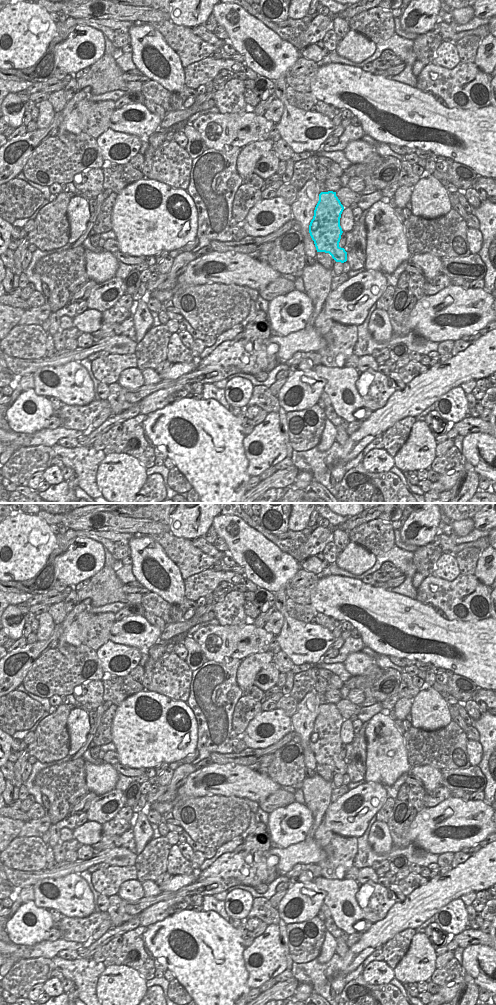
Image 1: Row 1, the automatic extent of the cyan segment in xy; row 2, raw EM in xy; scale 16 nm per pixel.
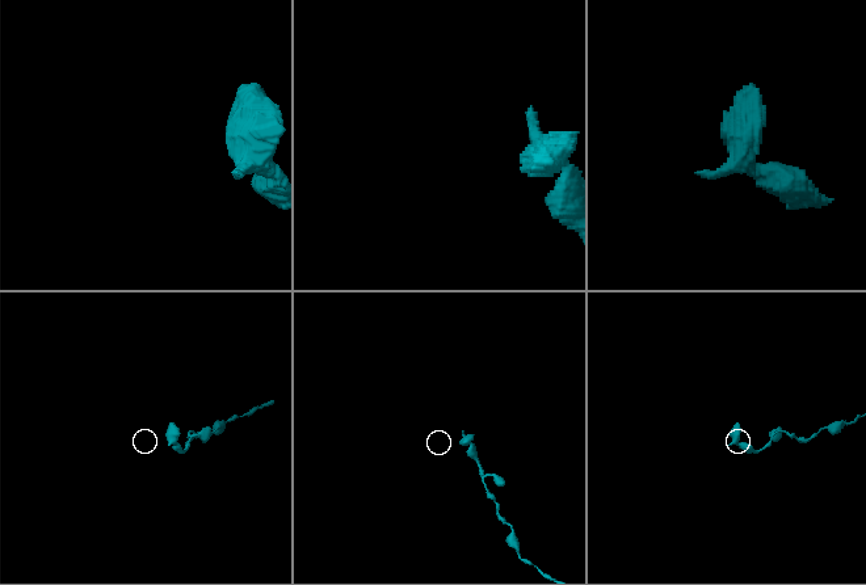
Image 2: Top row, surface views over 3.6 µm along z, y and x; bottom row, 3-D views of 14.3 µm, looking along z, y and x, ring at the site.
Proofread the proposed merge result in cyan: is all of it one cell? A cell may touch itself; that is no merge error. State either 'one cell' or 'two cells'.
one cell

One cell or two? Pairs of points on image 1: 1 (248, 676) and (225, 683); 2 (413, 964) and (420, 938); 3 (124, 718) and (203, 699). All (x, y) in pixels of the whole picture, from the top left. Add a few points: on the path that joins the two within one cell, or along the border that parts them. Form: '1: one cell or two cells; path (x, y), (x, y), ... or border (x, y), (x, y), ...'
1: two cells; border (243, 660), (237, 670), (237, 685), (242, 691)
2: one cell; path (414, 958), (420, 950), (420, 944)
3: two cells; border (185, 702), (194, 715), (196, 725)

